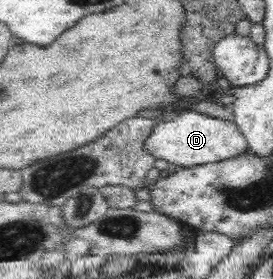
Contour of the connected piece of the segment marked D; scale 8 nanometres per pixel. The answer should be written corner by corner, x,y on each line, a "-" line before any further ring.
186,109
165,119
151,128
151,134
143,142
143,149
153,155
155,160
163,159
168,164
178,164
181,168
191,168
209,162
227,160
245,152
246,138
237,128
234,120
211,117
197,111

